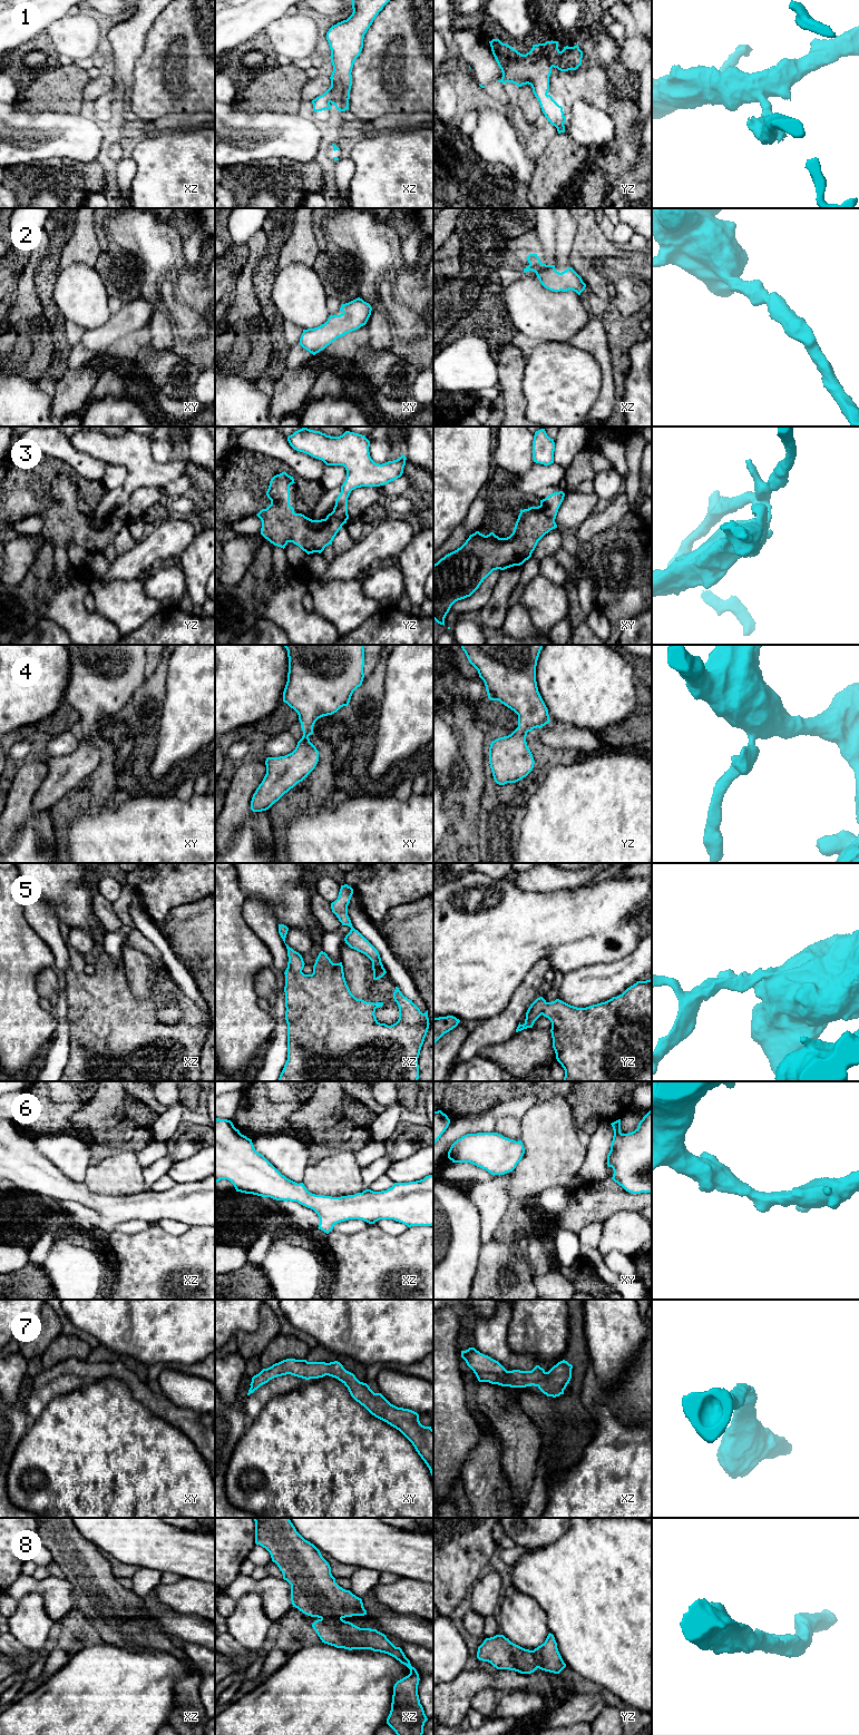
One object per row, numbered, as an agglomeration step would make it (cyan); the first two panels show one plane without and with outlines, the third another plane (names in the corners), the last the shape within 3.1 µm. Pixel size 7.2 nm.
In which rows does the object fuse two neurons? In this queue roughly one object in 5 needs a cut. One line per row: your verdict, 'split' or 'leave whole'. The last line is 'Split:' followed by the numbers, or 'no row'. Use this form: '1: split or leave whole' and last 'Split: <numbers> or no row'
1: leave whole
2: leave whole
3: split
4: leave whole
5: leave whole
6: leave whole
7: leave whole
8: leave whole
Split: 3

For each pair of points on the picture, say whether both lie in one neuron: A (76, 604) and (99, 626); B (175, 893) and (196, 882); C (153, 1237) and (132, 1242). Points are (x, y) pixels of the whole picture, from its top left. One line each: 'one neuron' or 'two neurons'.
A: one neuron
B: one neuron
C: one neuron

